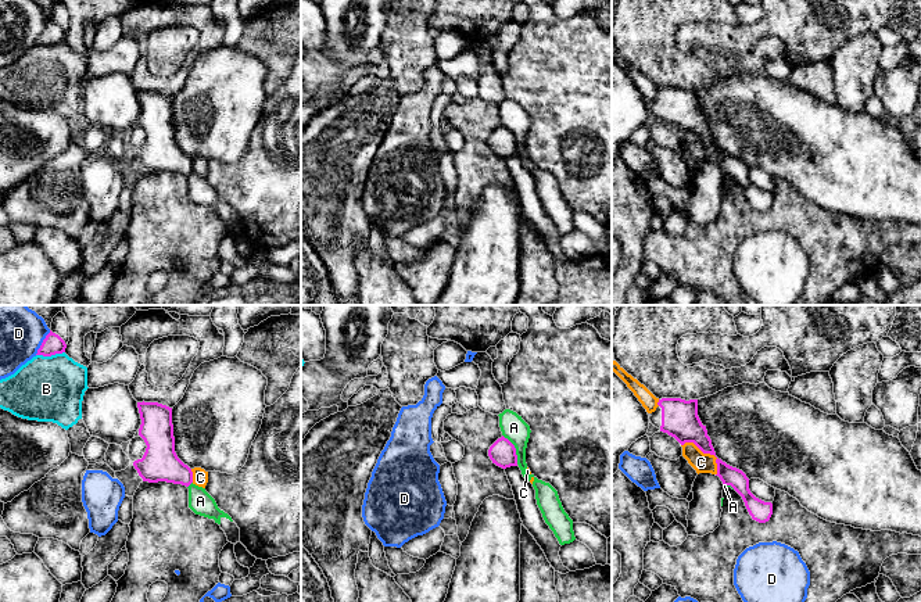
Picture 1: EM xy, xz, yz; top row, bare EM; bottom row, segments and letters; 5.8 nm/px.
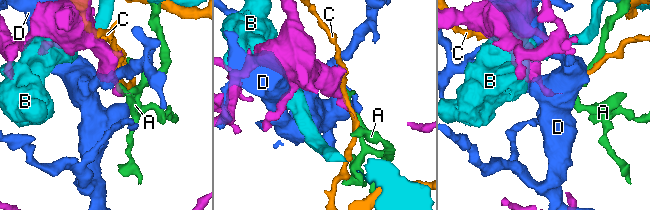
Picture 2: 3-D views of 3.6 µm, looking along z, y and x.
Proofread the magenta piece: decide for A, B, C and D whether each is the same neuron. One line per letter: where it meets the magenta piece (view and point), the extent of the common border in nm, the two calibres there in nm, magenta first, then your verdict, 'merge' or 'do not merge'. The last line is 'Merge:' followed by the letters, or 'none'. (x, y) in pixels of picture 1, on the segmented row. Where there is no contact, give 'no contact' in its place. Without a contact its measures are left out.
A: xz (515, 450) | 200 nm | 160/150 nm | do not merge
B: xy (50, 355) | 170 nm | 120/380 nm | do not merge
C: yz (706, 452) | 280 nm | 220/110 nm | do not merge
D: xy (42, 343) | 170 nm | 120/260 nm | do not merge
Merge: none

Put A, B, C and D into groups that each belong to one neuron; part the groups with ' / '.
A / B / C / D

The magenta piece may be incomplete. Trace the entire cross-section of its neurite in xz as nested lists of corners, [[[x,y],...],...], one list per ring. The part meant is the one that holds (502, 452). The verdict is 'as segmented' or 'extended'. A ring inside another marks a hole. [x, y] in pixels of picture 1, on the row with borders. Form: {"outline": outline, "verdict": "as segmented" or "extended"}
{"outline": [[[503,436],[490,447],[488,456],[492,461],[492,463],[502,469],[517,466],[516,448]]], "verdict": "as segmented"}

